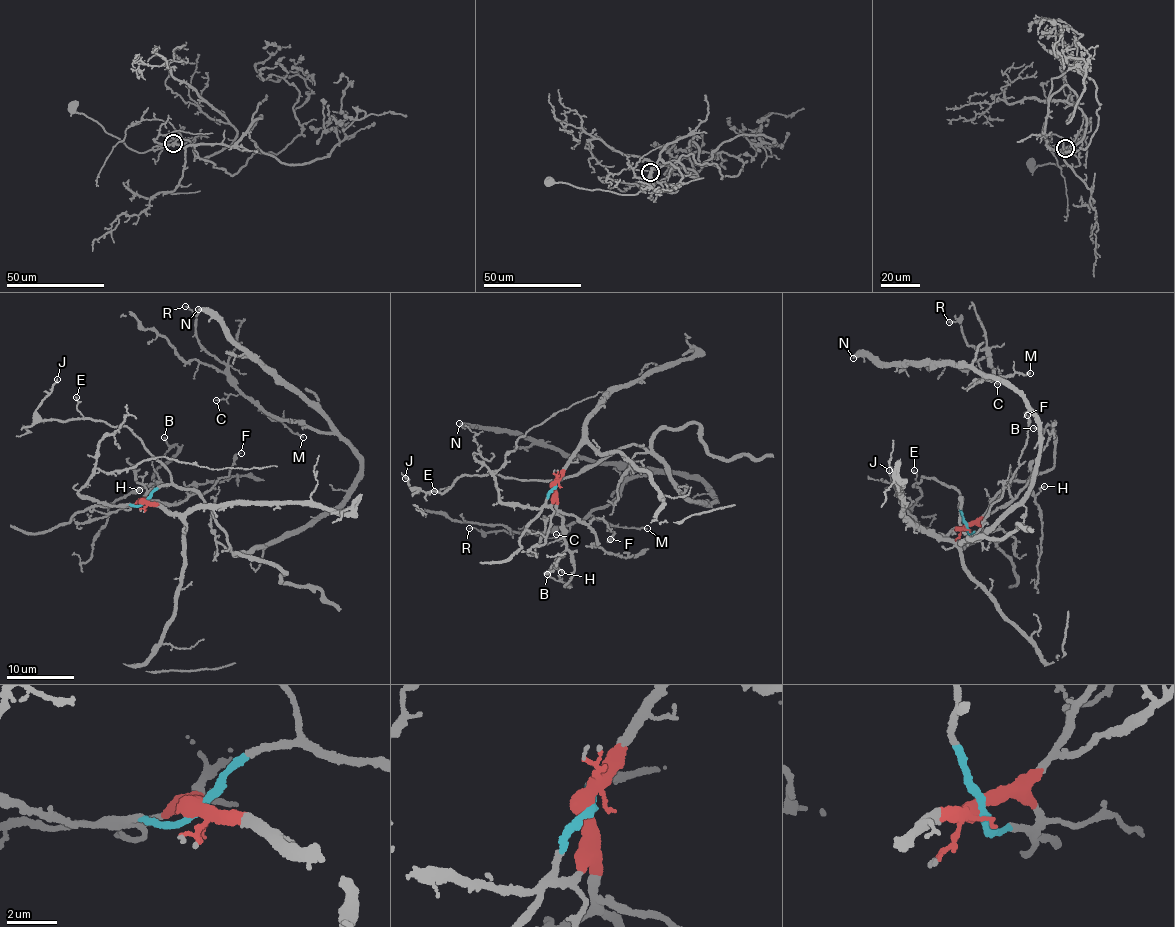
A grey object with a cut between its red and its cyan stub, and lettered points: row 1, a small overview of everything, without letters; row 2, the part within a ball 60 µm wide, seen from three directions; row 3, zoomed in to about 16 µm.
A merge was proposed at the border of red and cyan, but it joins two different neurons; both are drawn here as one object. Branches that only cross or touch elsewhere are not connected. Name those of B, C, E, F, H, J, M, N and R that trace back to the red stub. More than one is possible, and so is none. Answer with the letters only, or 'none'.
B, F, H

